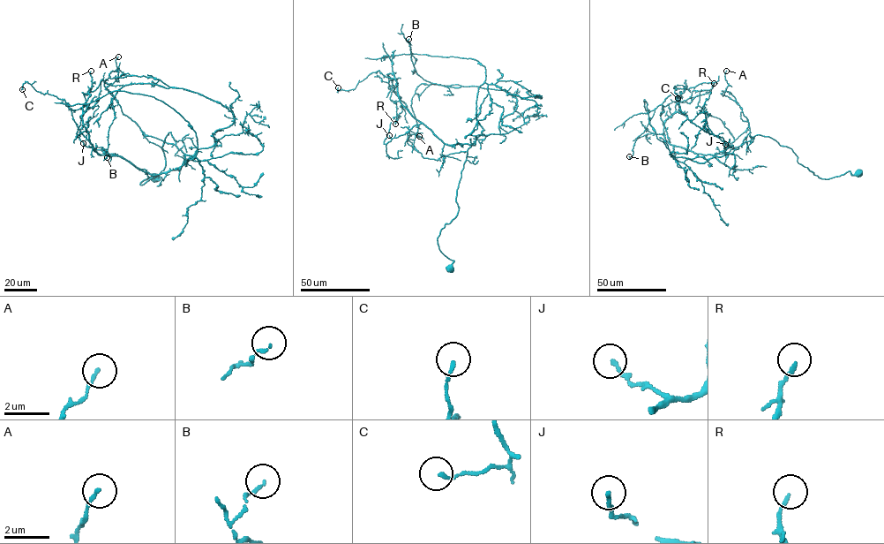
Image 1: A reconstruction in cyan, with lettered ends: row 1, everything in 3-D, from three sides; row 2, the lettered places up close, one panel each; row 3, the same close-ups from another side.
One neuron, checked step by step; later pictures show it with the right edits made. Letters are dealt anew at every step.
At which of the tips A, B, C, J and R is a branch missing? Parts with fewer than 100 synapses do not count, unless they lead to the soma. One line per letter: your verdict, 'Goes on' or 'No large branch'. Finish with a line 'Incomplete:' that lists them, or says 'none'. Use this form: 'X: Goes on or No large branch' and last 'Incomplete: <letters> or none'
A: No large branch
B: No large branch
C: No large branch
J: No large branch
R: No large branch
Incomplete: none

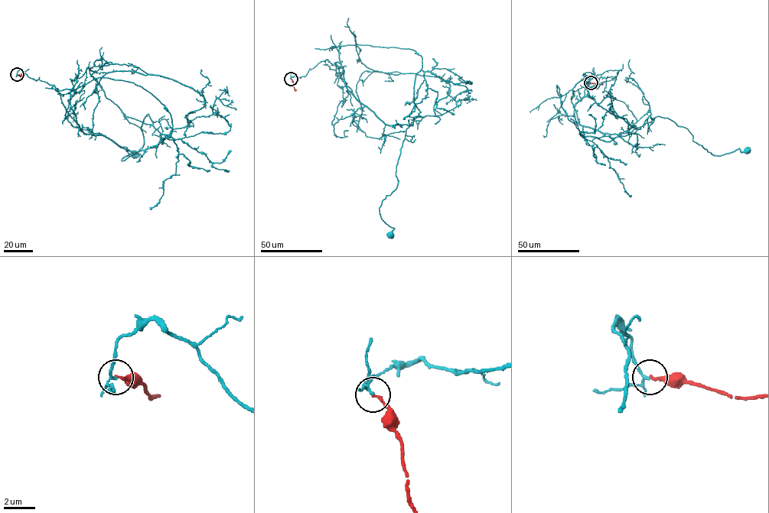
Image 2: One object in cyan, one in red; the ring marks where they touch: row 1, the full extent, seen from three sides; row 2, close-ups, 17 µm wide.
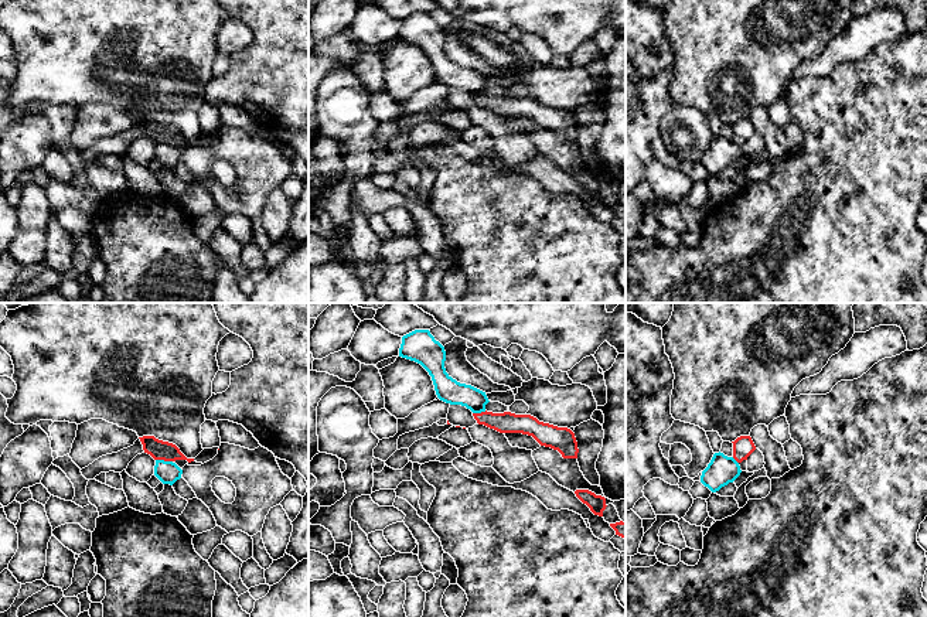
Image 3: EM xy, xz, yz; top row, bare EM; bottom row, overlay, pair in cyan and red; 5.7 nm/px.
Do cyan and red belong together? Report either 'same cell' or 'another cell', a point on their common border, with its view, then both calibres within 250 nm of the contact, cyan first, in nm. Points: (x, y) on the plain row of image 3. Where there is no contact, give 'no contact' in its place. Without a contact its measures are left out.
another cell; contact xy (163, 143); calibres 130 and 110 nm

